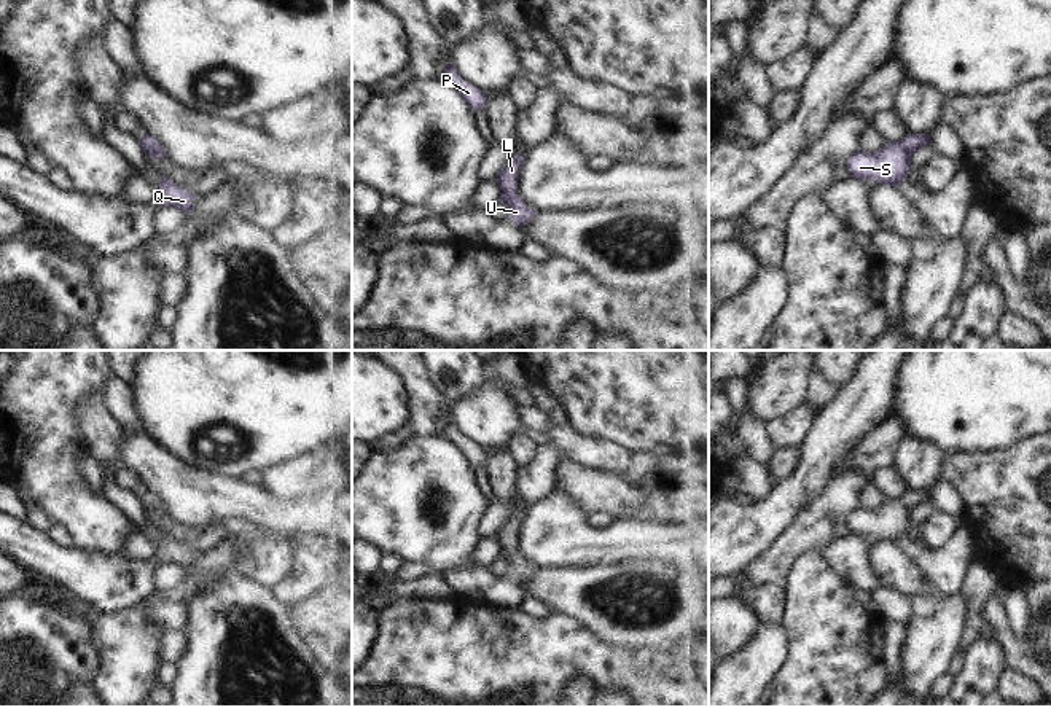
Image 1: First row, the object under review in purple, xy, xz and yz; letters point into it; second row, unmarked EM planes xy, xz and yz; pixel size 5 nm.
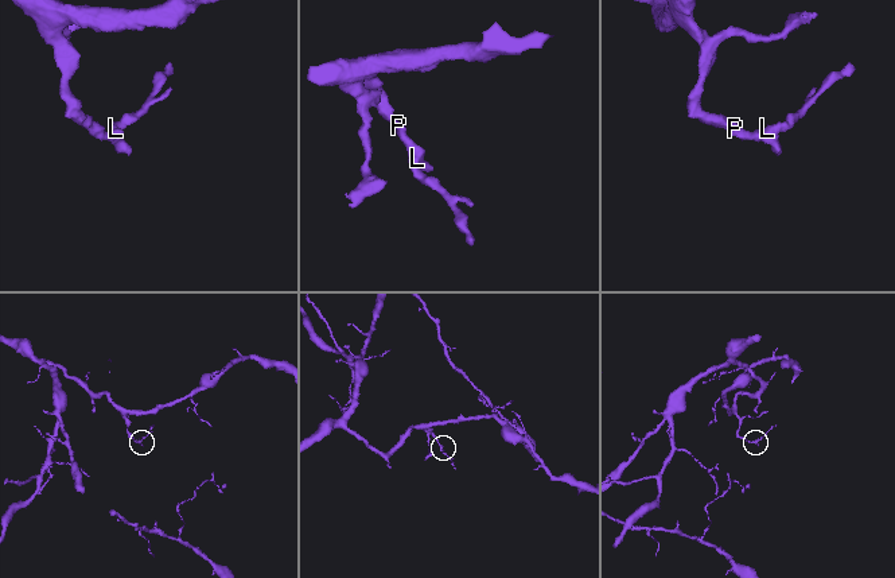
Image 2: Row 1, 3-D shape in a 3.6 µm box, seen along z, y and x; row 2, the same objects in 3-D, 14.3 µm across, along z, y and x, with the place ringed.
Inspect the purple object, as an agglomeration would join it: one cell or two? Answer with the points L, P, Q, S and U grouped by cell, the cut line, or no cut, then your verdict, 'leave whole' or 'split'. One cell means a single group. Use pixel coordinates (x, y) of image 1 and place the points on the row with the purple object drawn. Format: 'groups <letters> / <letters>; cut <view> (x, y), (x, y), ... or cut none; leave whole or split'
groups L P Q S U; cut none; leave whole

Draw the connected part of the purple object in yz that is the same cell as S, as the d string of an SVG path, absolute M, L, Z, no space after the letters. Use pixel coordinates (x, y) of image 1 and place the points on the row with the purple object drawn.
M908 134L903 140L887 142L879 151L857 151L847 159L847 170L857 180L897 186L908 178L912 154L925 145L932 145L928 134Z

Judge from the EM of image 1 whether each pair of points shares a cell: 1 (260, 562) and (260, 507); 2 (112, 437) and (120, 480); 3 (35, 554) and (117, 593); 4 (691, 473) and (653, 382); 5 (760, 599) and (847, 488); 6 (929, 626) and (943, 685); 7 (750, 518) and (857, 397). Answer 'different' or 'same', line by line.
1: different
2: different
3: same
4: different
5: different
6: different
7: same

